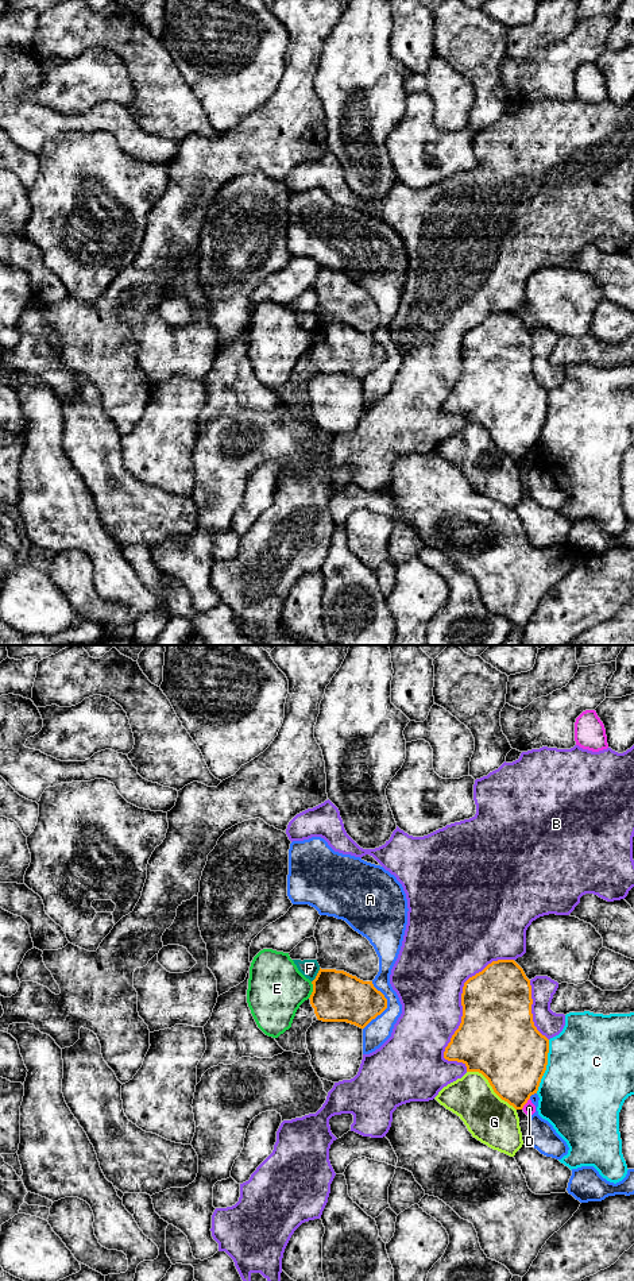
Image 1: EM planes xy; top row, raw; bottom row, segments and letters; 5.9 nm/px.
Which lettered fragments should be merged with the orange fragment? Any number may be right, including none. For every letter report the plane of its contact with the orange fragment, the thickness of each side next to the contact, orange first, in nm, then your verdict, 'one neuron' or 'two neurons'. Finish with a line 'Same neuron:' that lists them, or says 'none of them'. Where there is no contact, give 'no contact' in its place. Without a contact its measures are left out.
A: meets orange in xy; 280 nm thick on the orange side, 150 nm on the other; two neurons
B: meets orange in xy; 420 nm thick on the orange side, 420 nm on the other; two neurons
C: meets orange in xy; 420 nm thick on the orange side, 480 nm on the other; two neurons
D: meets orange in xy; 380 nm thick on the orange side, 80 nm on the other; two neurons
E: meets orange in xy; 300 nm thick on the orange side, 340 nm on the other; two neurons
F: meets orange in xy; 300 nm thick on the orange side, 110 nm on the other; two neurons
G: meets orange in xy; 440 nm thick on the orange side, 280 nm on the other; two neurons
Same neuron: none of them

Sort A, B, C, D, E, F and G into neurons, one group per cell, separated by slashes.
A F / B / C / D / E / G

